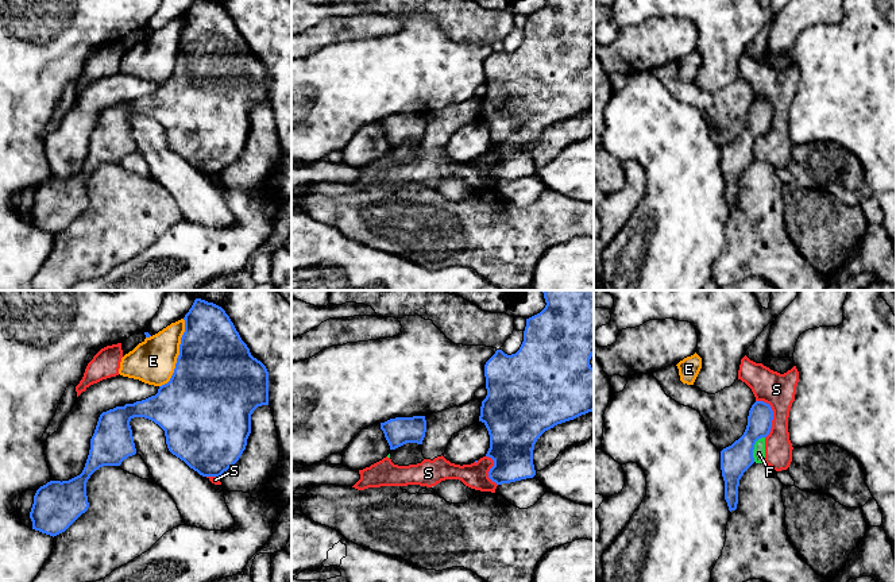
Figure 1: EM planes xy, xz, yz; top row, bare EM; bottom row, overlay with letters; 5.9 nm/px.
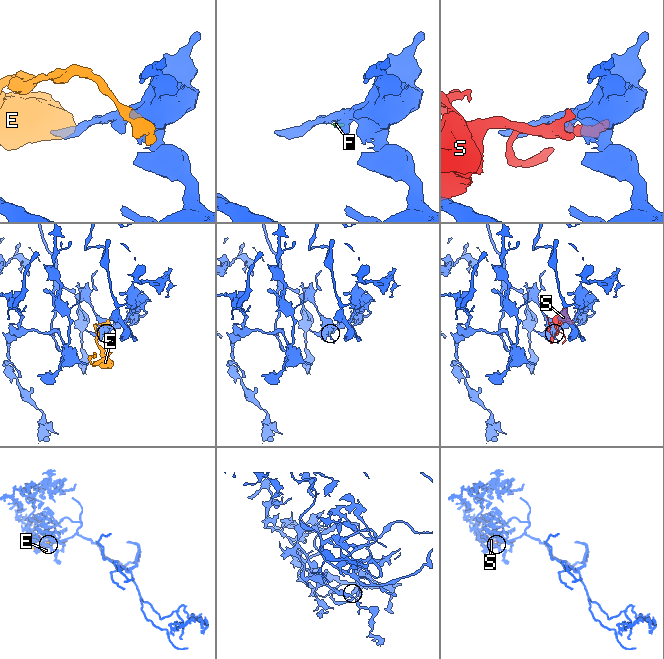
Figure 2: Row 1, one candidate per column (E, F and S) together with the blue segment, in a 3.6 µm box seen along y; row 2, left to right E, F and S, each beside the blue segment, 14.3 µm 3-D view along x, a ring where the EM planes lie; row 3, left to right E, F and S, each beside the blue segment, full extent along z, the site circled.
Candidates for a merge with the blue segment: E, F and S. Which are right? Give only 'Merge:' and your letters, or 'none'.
Merge: none

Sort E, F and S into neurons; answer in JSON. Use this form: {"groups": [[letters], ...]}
{"groups": [["E"], ["F", "S"]]}

